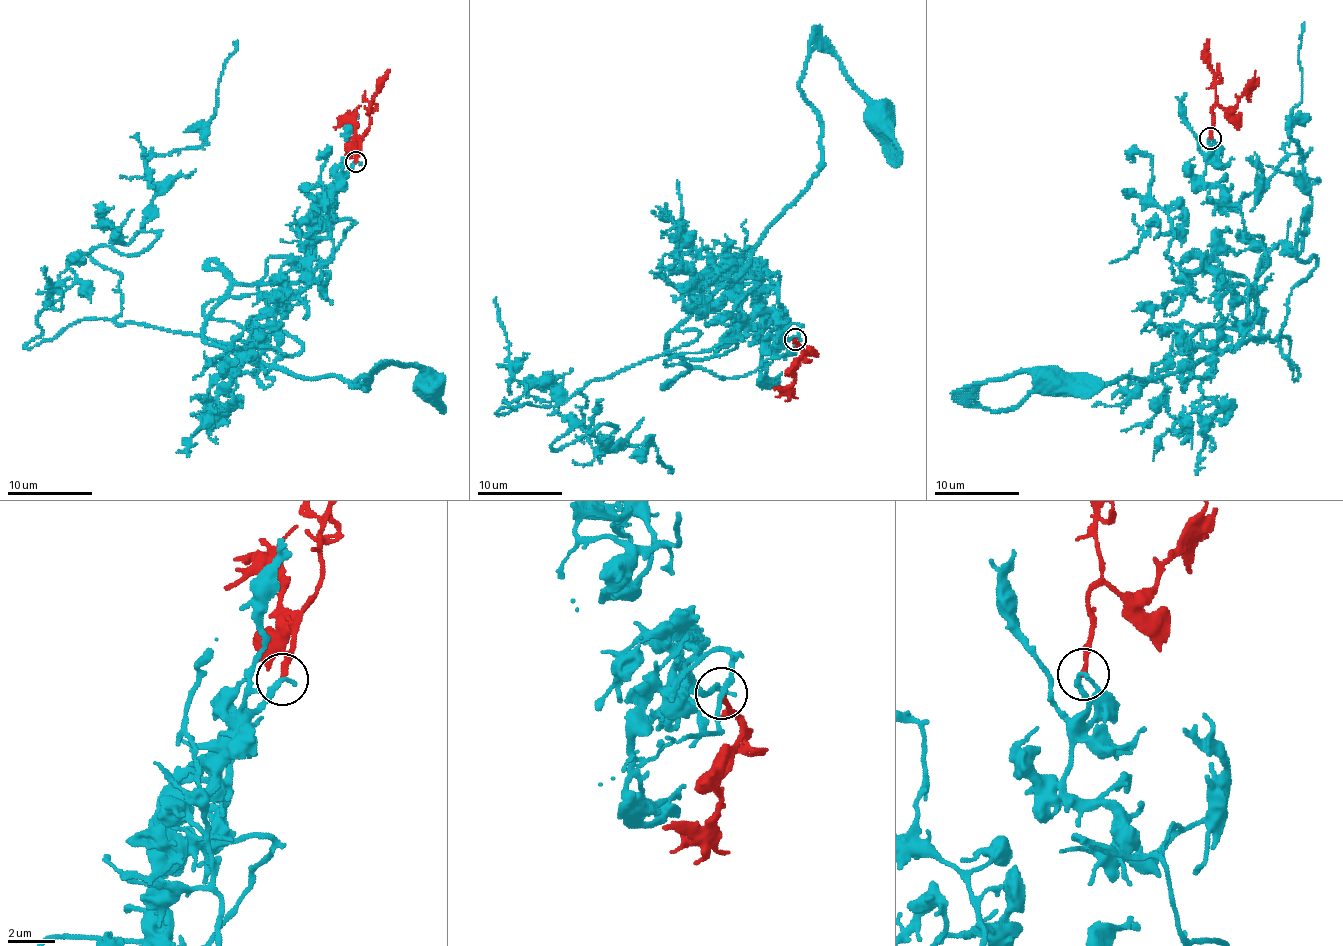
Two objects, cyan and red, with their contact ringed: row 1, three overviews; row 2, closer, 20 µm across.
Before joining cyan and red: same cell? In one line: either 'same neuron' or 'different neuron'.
same neuron

